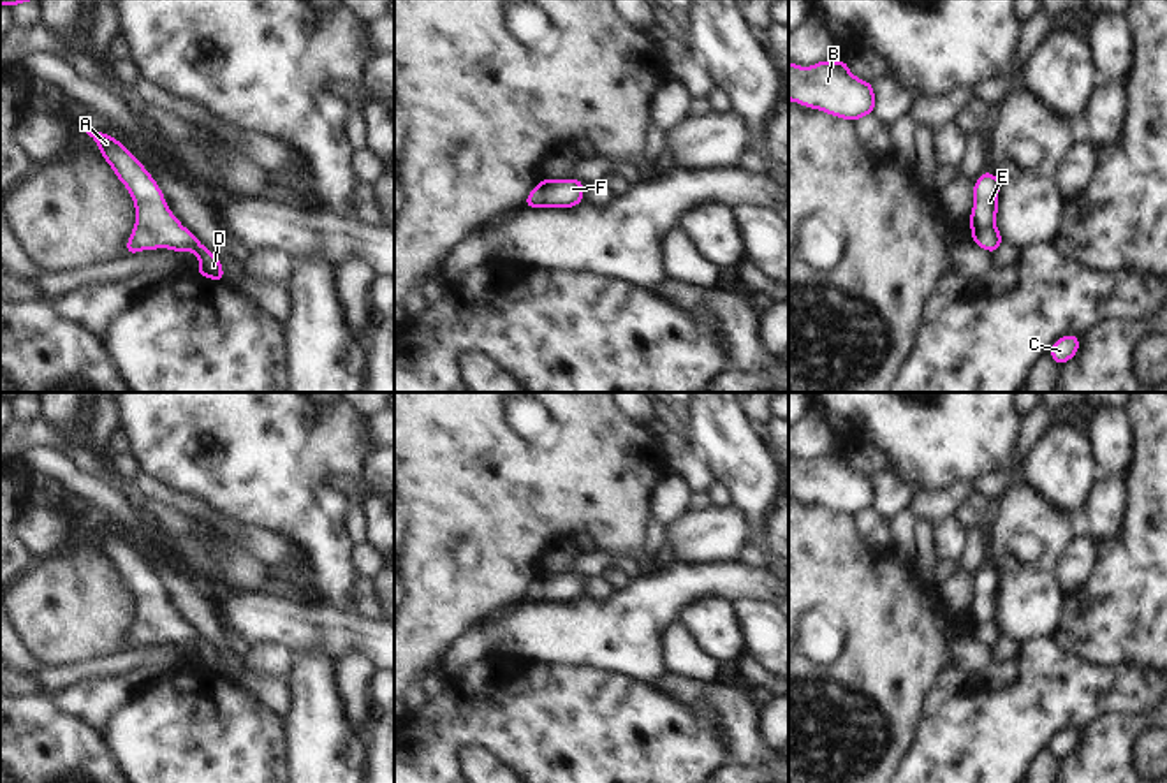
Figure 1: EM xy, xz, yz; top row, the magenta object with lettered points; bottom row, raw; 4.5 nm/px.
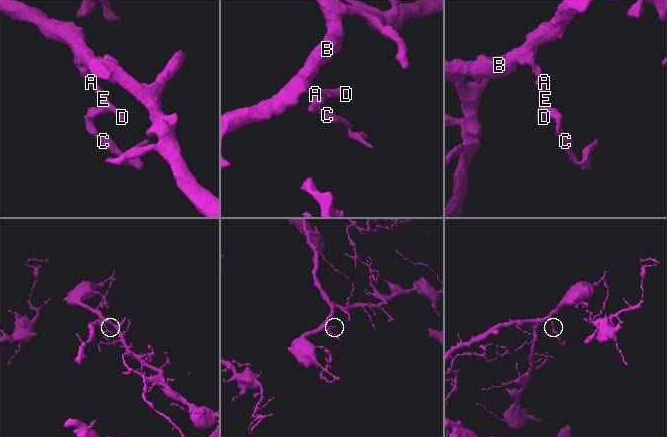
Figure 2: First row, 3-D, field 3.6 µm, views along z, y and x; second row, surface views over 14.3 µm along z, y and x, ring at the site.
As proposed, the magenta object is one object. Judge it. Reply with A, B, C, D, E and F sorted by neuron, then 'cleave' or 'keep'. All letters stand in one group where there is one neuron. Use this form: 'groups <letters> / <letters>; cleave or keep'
groups A B C D E F; keep

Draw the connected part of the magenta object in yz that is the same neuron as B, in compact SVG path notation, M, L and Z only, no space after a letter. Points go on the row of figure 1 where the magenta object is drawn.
M824 60L808 69L789 62L789 100L848 121L875 111L873 84L852 76L843 60Z

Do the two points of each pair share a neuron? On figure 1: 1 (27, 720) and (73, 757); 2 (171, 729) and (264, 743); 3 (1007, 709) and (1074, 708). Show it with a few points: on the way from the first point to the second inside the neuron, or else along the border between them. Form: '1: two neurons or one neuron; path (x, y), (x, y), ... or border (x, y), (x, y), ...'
1: one neuron; path (37, 731), (62, 755)
2: one neuron; path (194, 743), (242, 743)
3: one neuron; path (1023, 711), (1058, 708)

